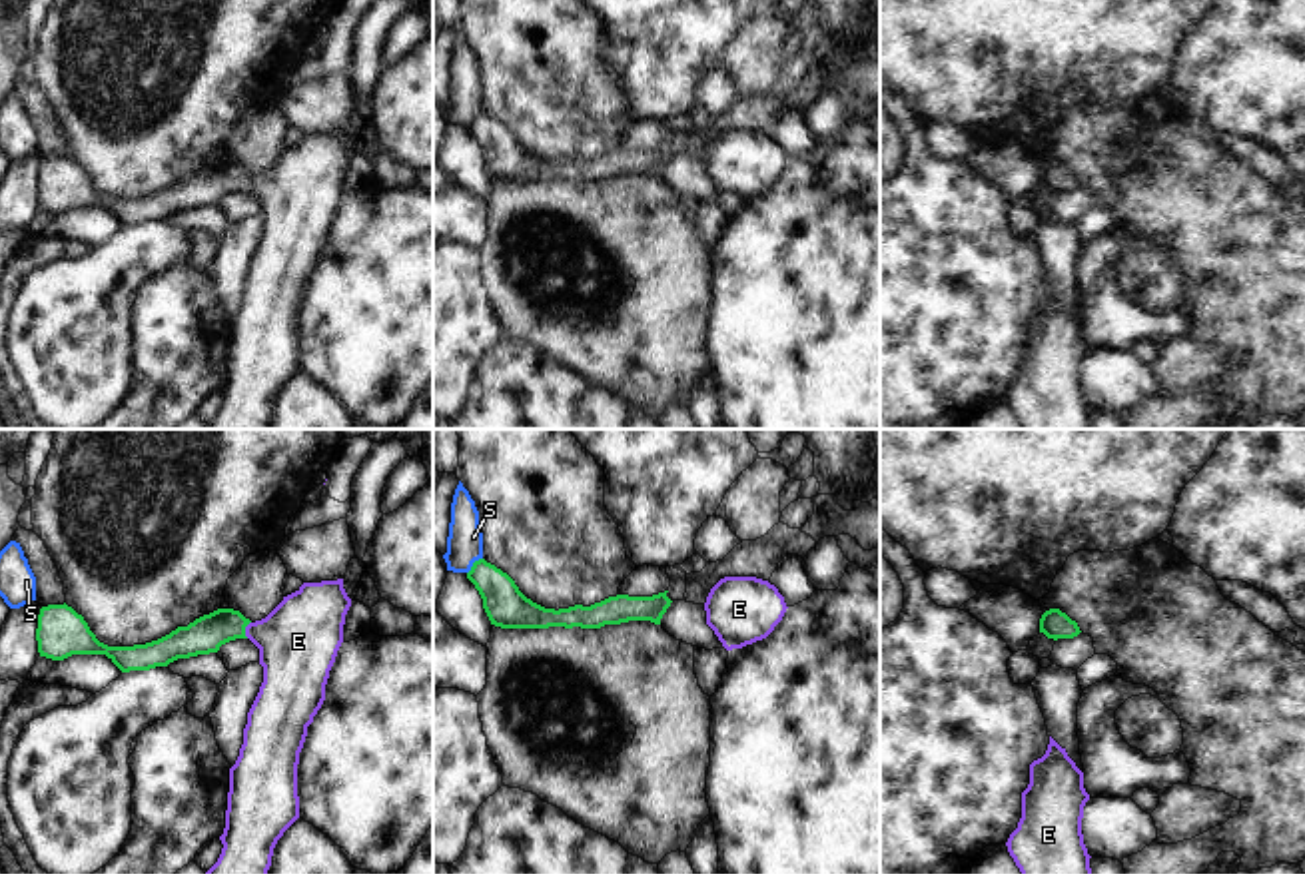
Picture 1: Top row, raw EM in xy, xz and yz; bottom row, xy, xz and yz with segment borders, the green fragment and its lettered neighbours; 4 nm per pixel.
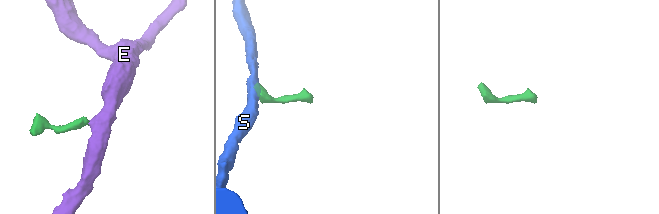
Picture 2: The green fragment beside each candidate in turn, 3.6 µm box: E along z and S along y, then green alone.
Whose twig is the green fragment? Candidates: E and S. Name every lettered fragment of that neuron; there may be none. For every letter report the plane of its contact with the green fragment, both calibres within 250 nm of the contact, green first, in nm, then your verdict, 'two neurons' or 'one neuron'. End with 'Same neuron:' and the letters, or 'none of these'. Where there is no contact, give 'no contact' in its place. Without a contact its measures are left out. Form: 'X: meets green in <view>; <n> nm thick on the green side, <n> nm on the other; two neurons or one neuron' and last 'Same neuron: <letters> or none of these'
E: meets green in xy; 150 nm thick on the green side, 320 nm on the other; one neuron
S: meets green in xz; 170 nm thick on the green side, 140 nm on the other; two neurons
Same neuron: E

